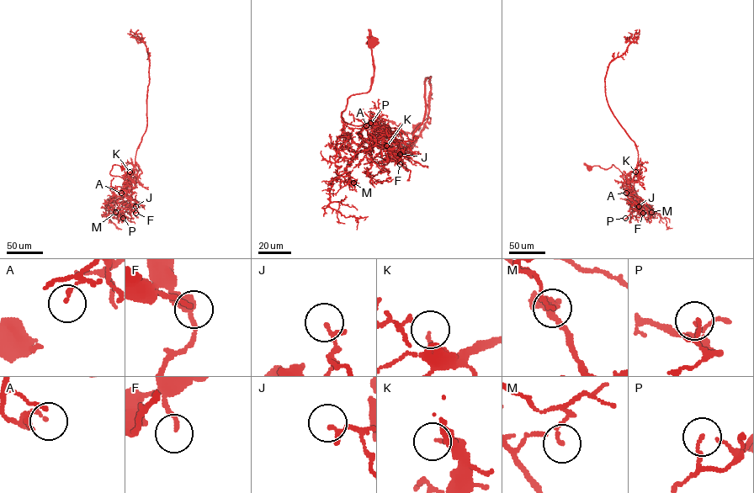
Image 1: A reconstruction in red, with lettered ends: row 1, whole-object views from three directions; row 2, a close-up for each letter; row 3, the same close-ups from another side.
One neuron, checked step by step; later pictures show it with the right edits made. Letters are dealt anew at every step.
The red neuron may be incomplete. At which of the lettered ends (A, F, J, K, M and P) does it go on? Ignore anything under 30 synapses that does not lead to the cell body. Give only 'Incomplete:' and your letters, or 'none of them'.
Incomplete: K

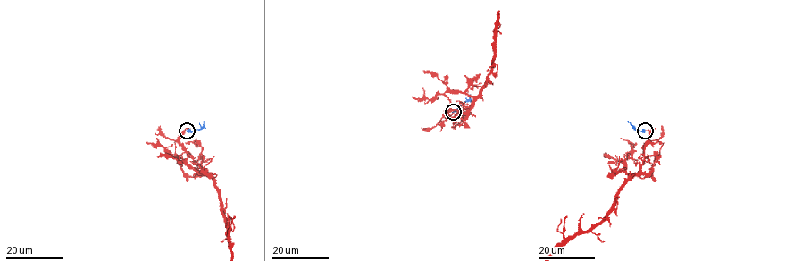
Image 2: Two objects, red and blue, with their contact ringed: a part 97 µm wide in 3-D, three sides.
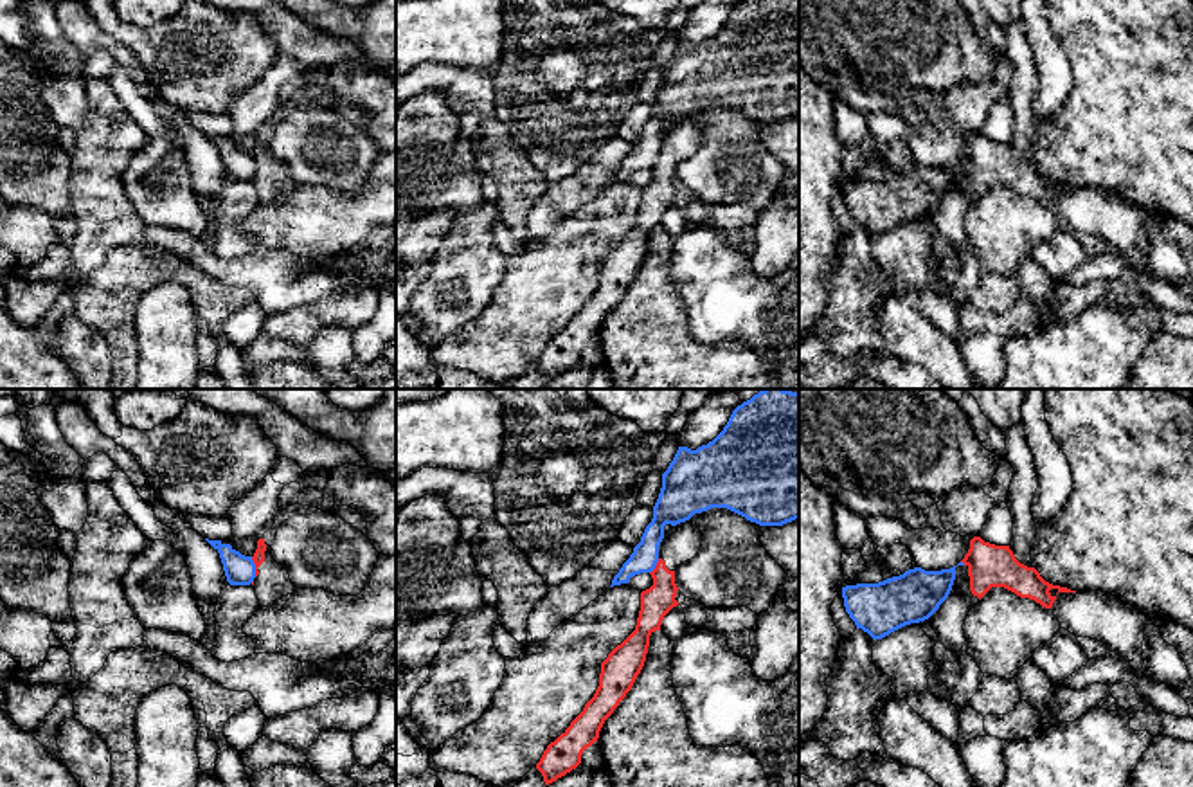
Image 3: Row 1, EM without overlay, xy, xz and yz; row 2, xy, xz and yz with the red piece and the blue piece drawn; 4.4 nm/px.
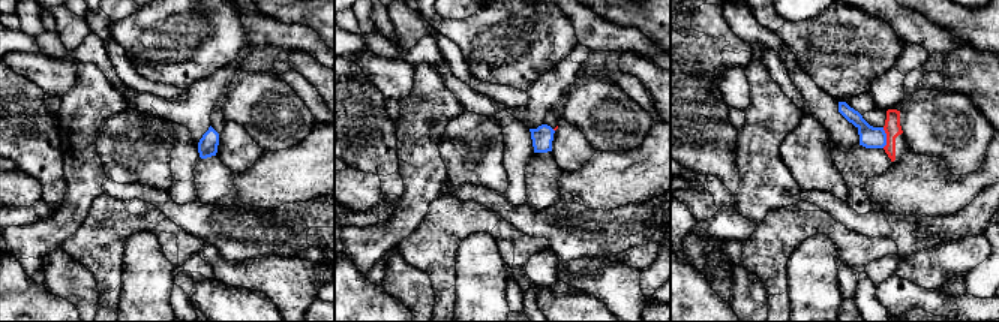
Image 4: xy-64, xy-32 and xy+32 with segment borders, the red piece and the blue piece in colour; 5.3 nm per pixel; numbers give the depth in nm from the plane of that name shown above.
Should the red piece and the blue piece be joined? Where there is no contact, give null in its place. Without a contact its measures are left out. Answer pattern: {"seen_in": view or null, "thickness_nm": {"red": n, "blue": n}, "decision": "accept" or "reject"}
{"seen_in": "xy", "thickness_nm": {"red": 50, "blue": 140}, "decision": "reject"}

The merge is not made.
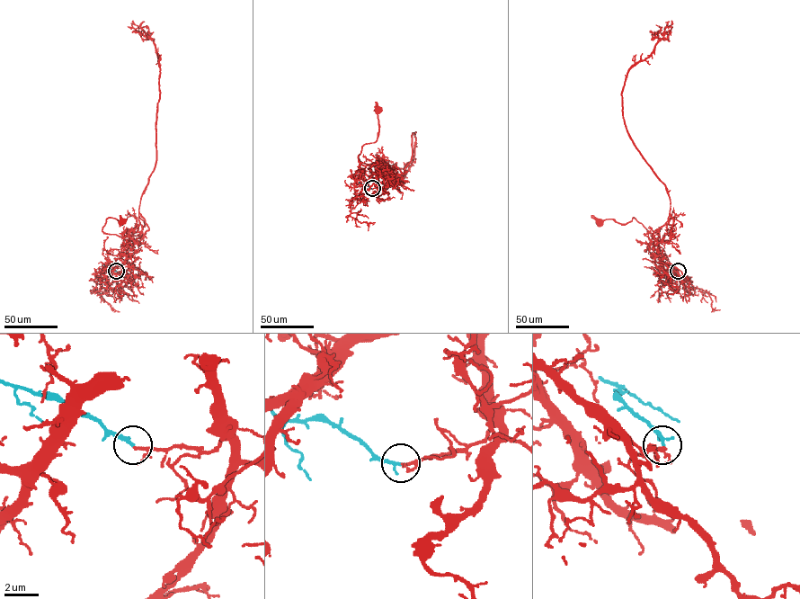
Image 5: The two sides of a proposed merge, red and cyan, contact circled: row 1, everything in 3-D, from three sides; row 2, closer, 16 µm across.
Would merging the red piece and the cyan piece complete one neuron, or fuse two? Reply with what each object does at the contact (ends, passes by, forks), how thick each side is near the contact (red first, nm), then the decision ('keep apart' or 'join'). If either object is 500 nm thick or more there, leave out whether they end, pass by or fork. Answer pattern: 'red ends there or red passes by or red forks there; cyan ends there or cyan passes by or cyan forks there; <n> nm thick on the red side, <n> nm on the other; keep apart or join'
red forks there; cyan ends there; 100 nm thick on the red side, 200 nm on the other; join

